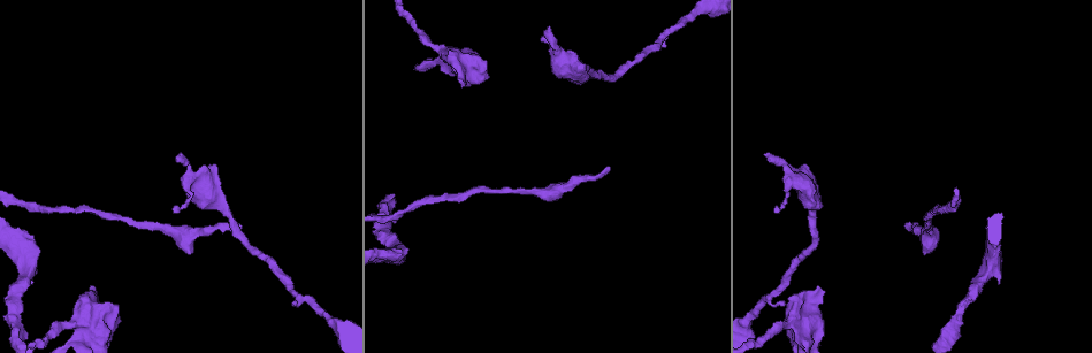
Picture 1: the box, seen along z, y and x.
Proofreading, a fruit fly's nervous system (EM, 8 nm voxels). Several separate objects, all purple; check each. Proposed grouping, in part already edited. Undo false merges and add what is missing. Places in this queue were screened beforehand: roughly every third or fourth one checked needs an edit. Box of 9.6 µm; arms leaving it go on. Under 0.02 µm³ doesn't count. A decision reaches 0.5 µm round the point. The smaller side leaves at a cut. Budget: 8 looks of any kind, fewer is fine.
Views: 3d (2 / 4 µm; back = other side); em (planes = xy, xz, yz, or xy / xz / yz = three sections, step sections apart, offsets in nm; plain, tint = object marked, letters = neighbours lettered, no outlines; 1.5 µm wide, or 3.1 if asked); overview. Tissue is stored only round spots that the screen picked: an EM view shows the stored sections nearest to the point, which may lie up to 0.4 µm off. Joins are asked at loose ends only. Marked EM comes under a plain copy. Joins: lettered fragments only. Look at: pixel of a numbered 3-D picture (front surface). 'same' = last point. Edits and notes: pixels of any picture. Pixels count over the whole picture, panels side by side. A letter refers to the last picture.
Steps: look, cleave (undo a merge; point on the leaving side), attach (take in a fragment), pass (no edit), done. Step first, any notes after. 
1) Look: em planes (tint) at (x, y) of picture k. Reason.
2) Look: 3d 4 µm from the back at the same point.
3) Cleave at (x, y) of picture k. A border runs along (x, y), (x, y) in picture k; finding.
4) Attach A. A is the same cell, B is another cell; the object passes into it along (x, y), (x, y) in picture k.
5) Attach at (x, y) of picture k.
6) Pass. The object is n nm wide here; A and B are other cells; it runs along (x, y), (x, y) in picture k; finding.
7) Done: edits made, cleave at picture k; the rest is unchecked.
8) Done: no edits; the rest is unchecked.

Look: 3d 4 µm at (242, 226) of picture 1. An open end.

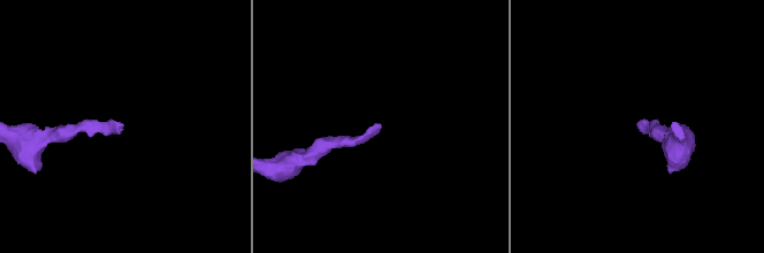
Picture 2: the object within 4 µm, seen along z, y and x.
Look: em planes (letters) at (378, 124) of picture 2.

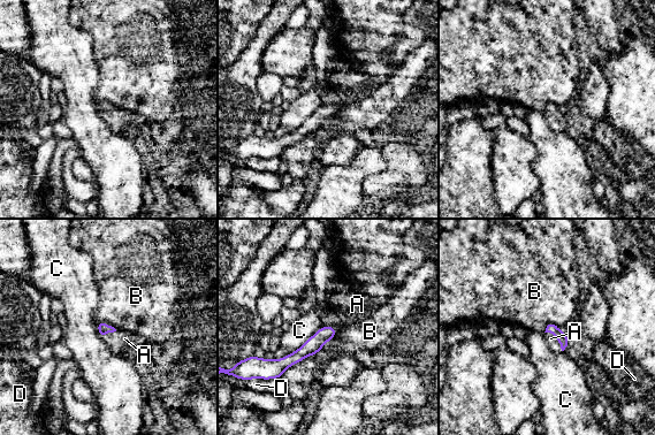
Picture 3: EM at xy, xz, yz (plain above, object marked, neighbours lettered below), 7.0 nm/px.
Attach A. The longest contact is with C, 420 nm; A is the same cell, B, C and D are other cells; the object passes into it along (562, 338), (556, 338), (550, 338) in picture 3; the neuron continues.

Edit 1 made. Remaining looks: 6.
Look: 3d 4 µm at (460, 82) of picture 1. Branch stops here.

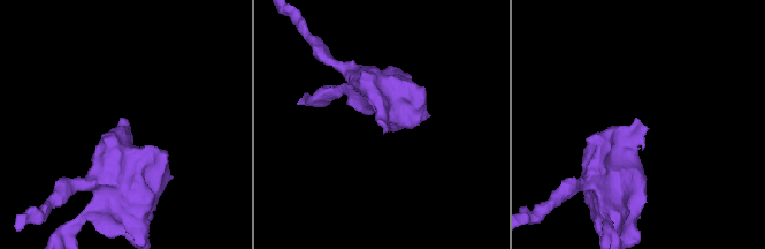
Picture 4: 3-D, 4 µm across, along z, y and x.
Look: em planes (letters) at (122, 118) of picture 4. Now the EM.

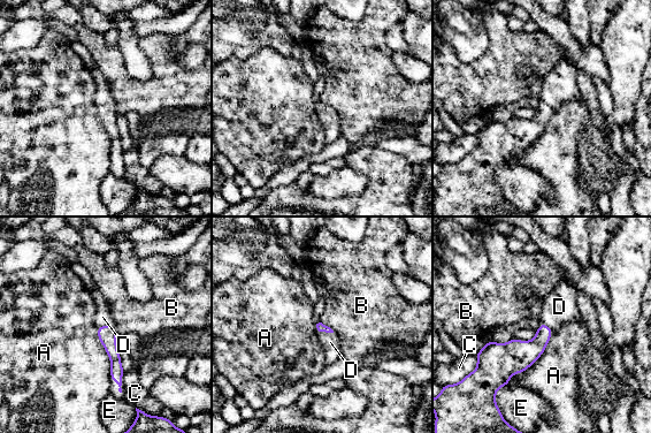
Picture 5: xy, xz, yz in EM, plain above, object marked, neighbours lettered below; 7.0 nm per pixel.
Attach D. D is the same cell, A, B, C and E are other cells; the object passes into it along (320, 326), (326, 332), (330, 342) in picture 5; it goes on there.

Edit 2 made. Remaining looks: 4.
Look: overview.

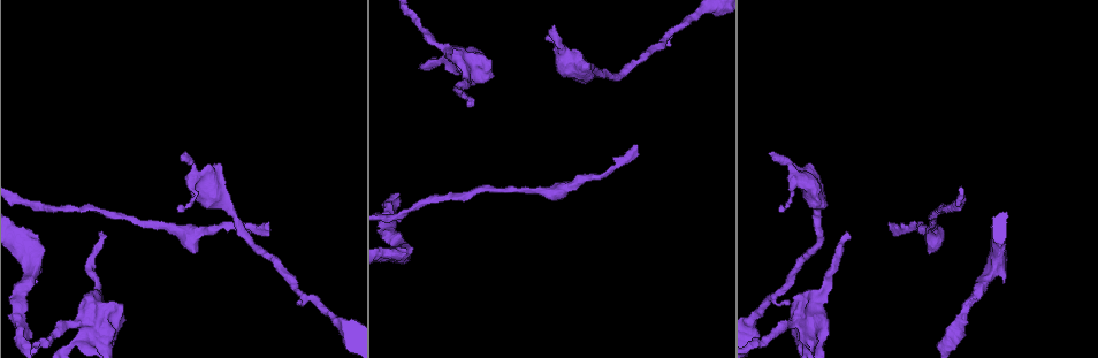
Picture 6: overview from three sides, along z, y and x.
Look: em planes (tint) at (32, 263) of picture 6.

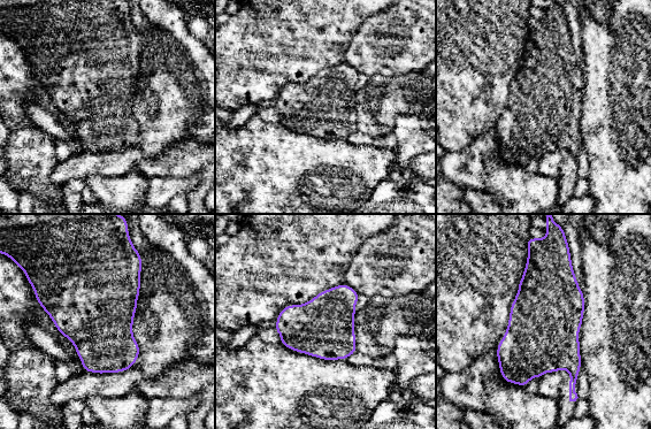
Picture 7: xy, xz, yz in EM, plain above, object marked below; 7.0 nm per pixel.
Look: em planes (letters) at the same point. See the neighbours.

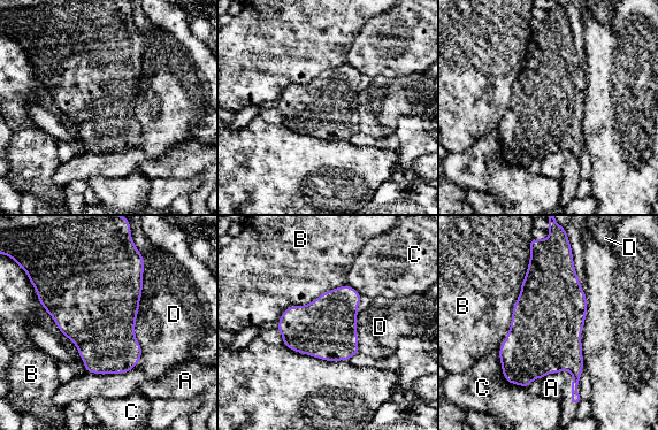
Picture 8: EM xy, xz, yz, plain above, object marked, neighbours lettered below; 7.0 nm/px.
Pass. The longest contact is with B, 700 nm; A, B, C and D are other cells; a border runs along (143, 254), (135, 327), (140, 356) in picture 8; all the same neuron.

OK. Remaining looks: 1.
Done: edits made, attach at picture 3, attach at picture 5; the rest is unchecked.

